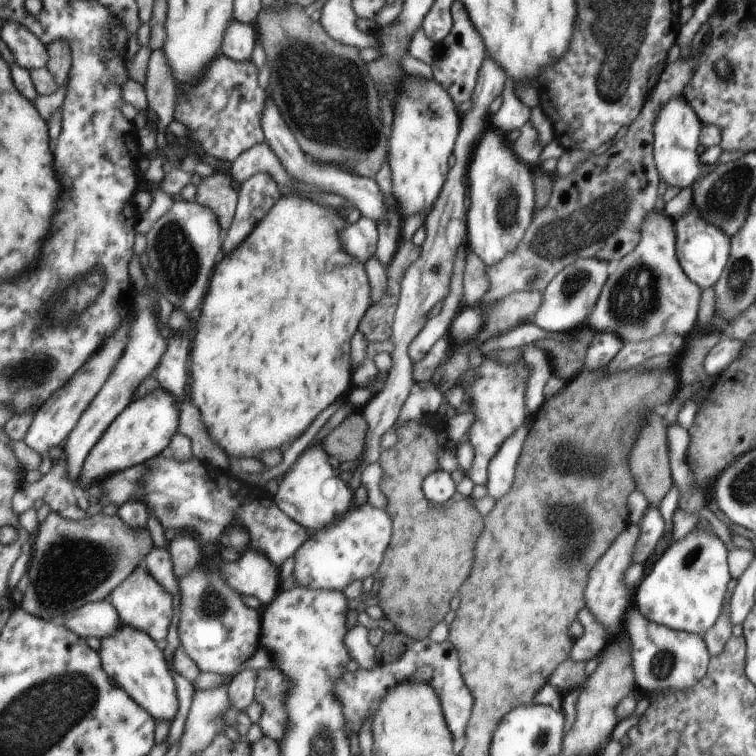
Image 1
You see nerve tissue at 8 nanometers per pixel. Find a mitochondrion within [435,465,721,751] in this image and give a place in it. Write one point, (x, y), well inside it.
(577, 528)

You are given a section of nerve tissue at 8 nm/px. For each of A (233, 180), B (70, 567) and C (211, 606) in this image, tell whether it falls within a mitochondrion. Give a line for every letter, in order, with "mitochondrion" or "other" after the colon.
A: other
B: mitochondrion
C: mitochondrion

